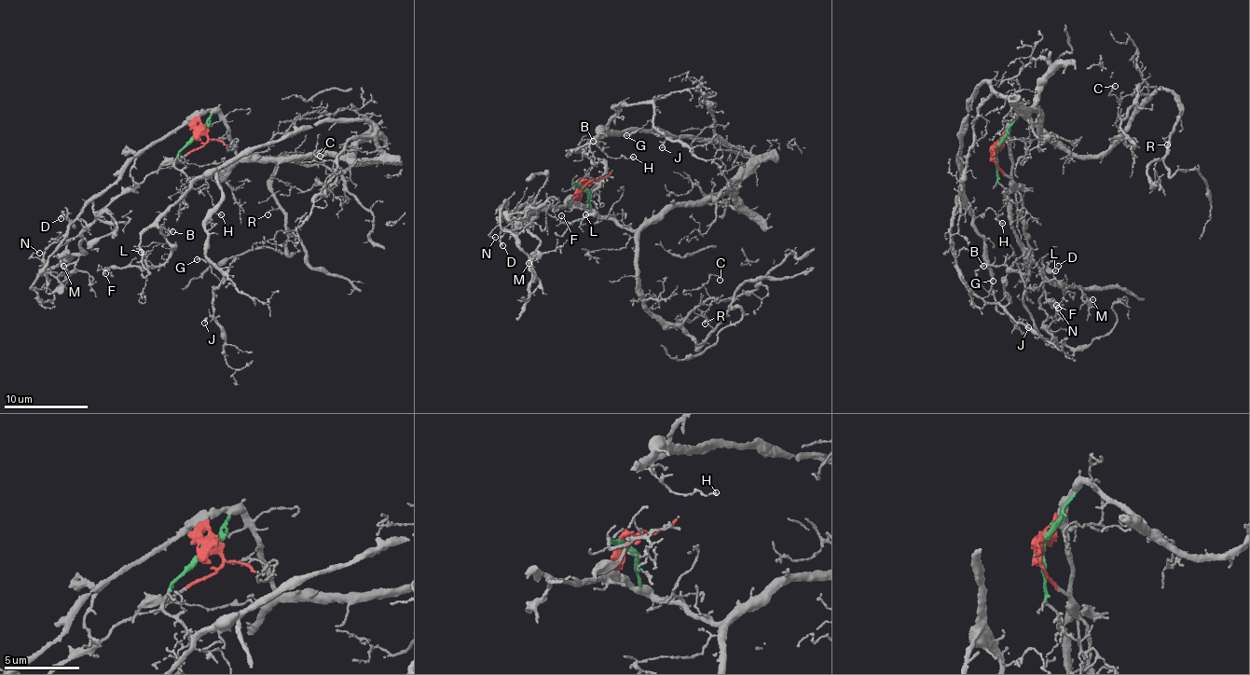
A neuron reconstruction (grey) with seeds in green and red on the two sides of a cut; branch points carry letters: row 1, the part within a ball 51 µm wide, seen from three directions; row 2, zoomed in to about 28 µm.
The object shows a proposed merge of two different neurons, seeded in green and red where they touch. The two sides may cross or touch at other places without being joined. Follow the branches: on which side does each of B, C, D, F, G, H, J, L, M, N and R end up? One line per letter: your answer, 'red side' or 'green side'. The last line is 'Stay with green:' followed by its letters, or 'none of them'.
B: green side
C: green side
D: red side
F: green side
G: green side
H: green side
J: green side
L: green side
M: red side
N: red side
R: green side
Stay with green: B, C, F, G, H, J, L, R

